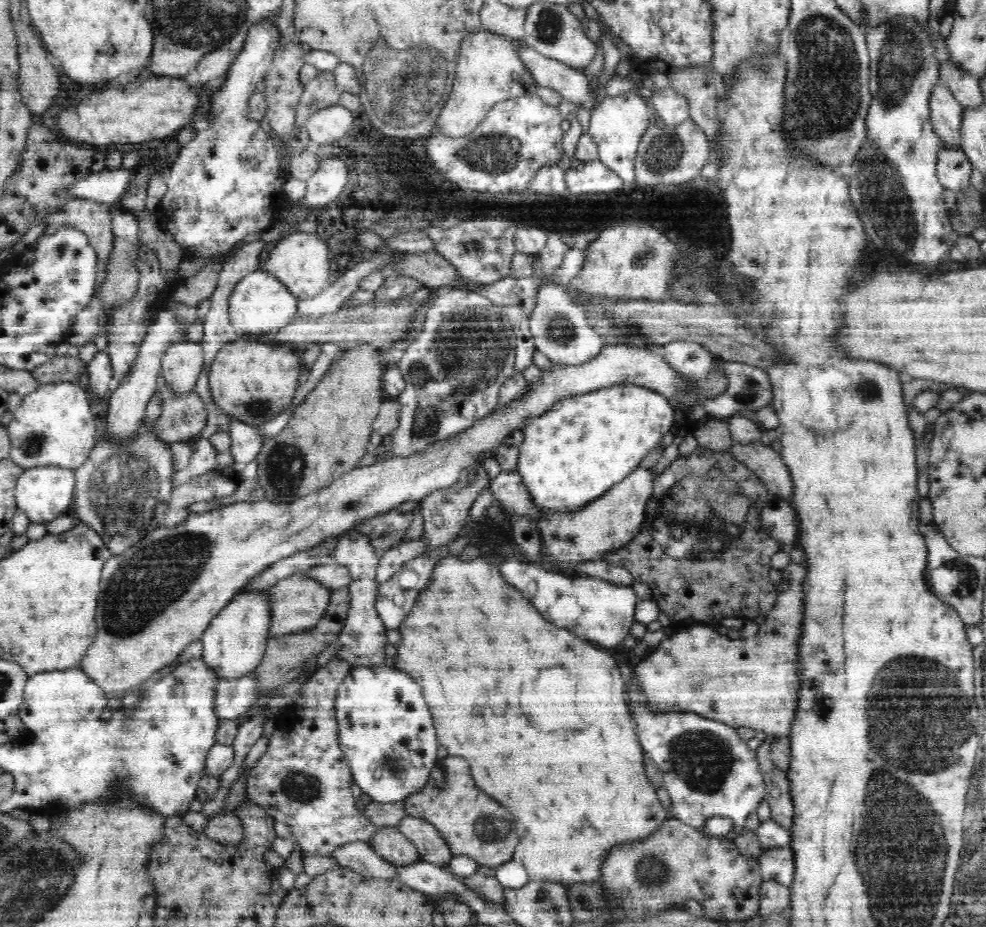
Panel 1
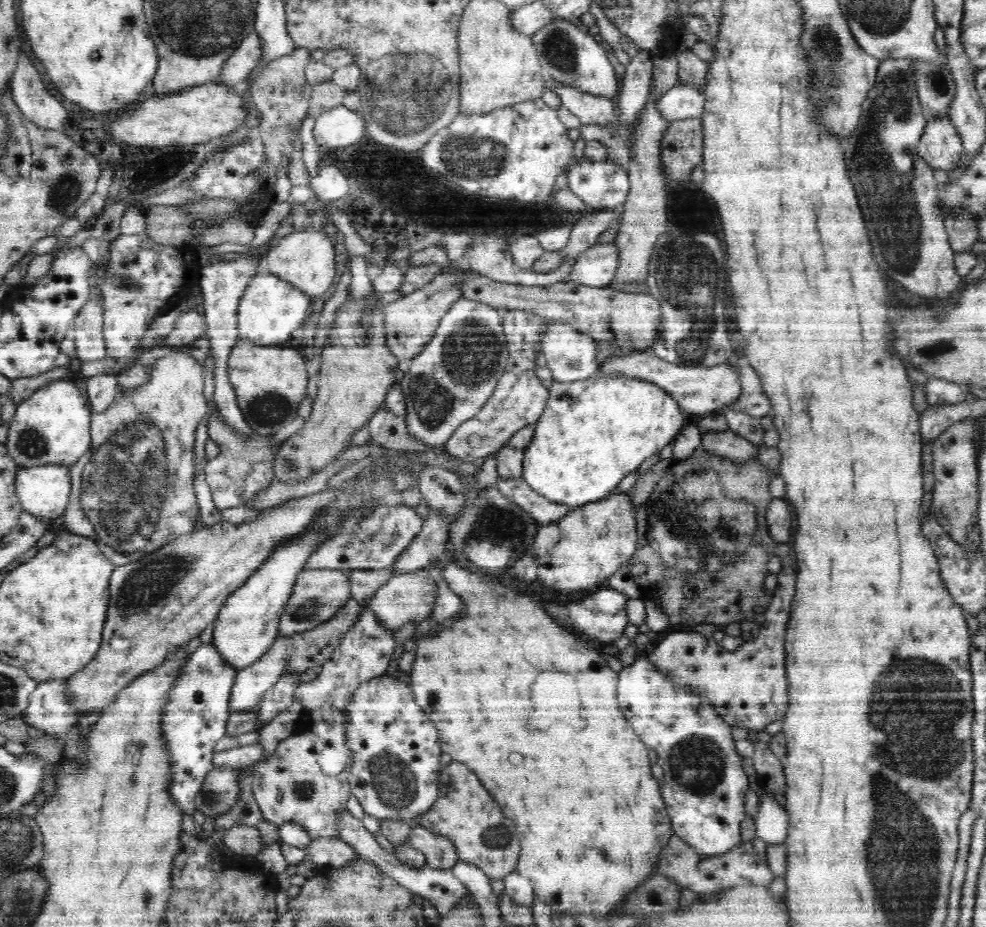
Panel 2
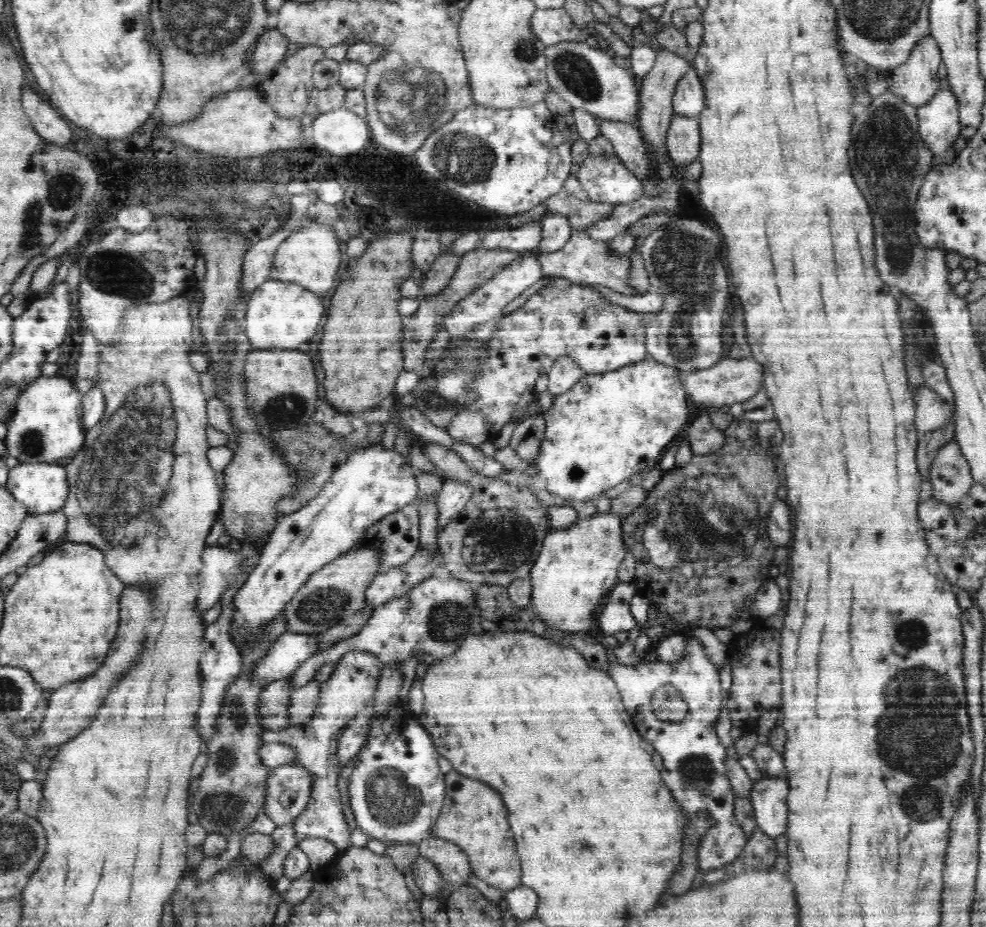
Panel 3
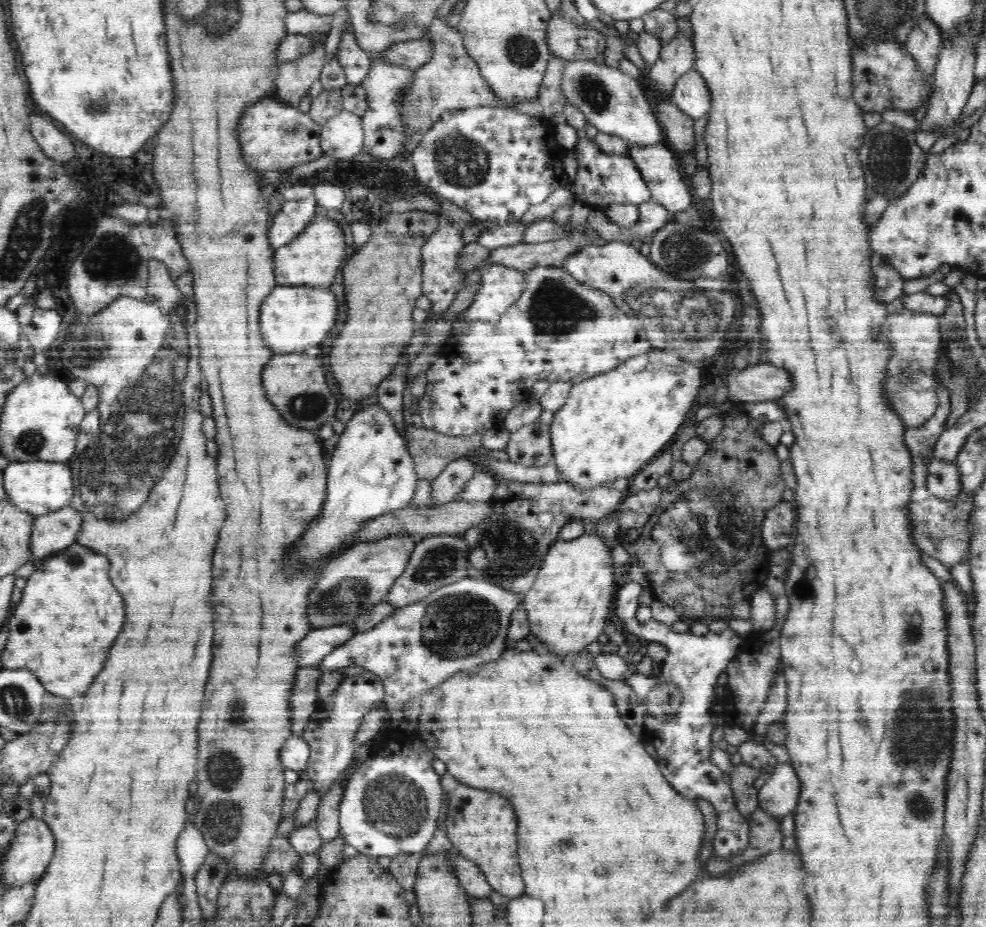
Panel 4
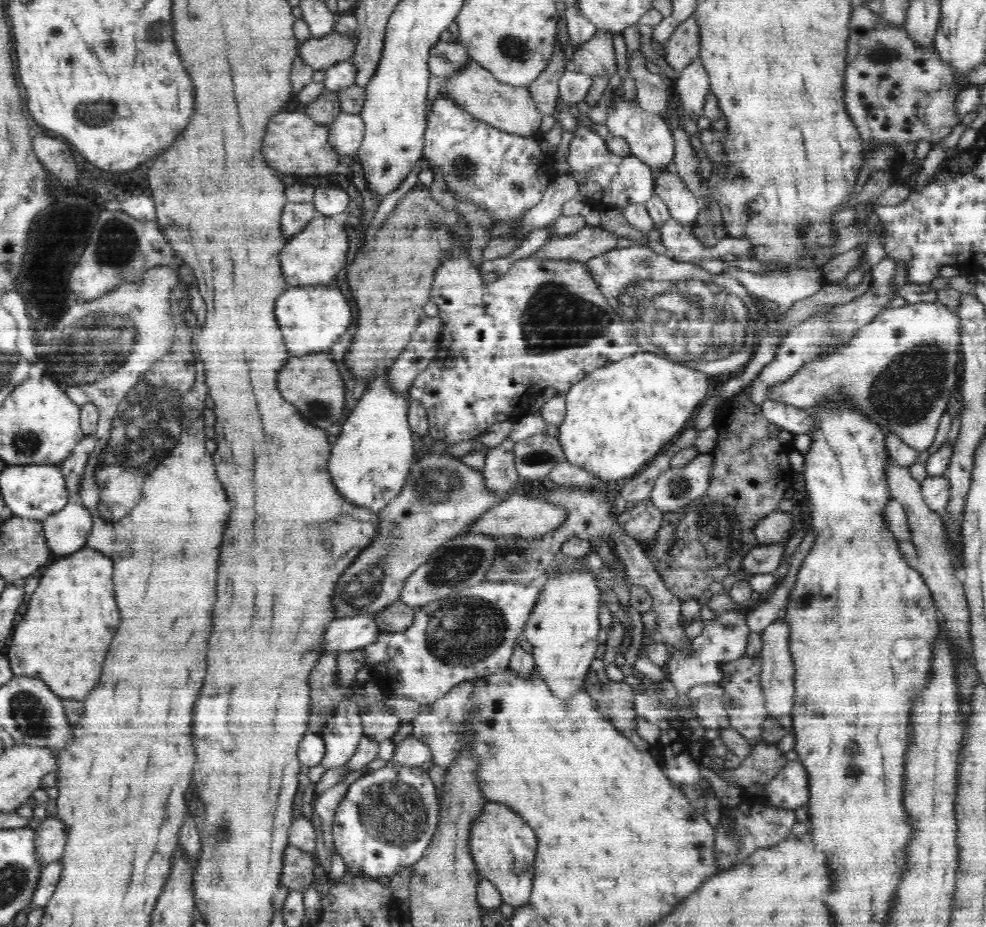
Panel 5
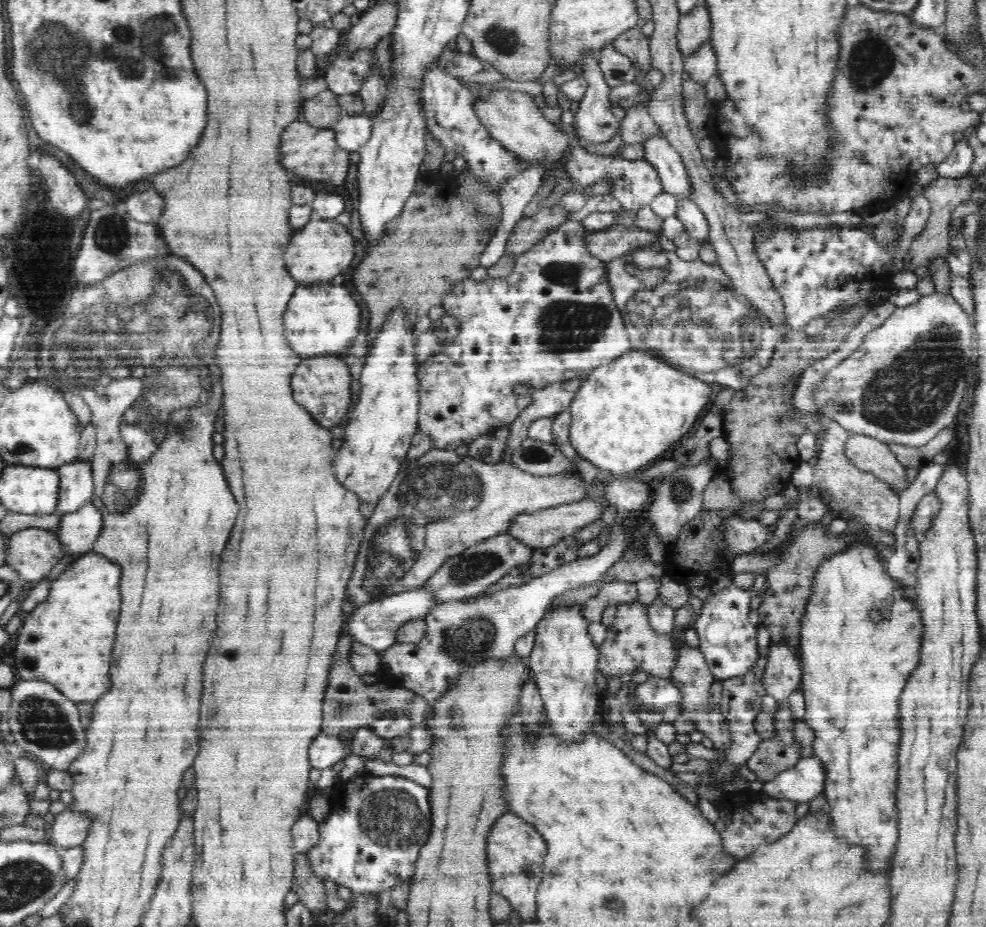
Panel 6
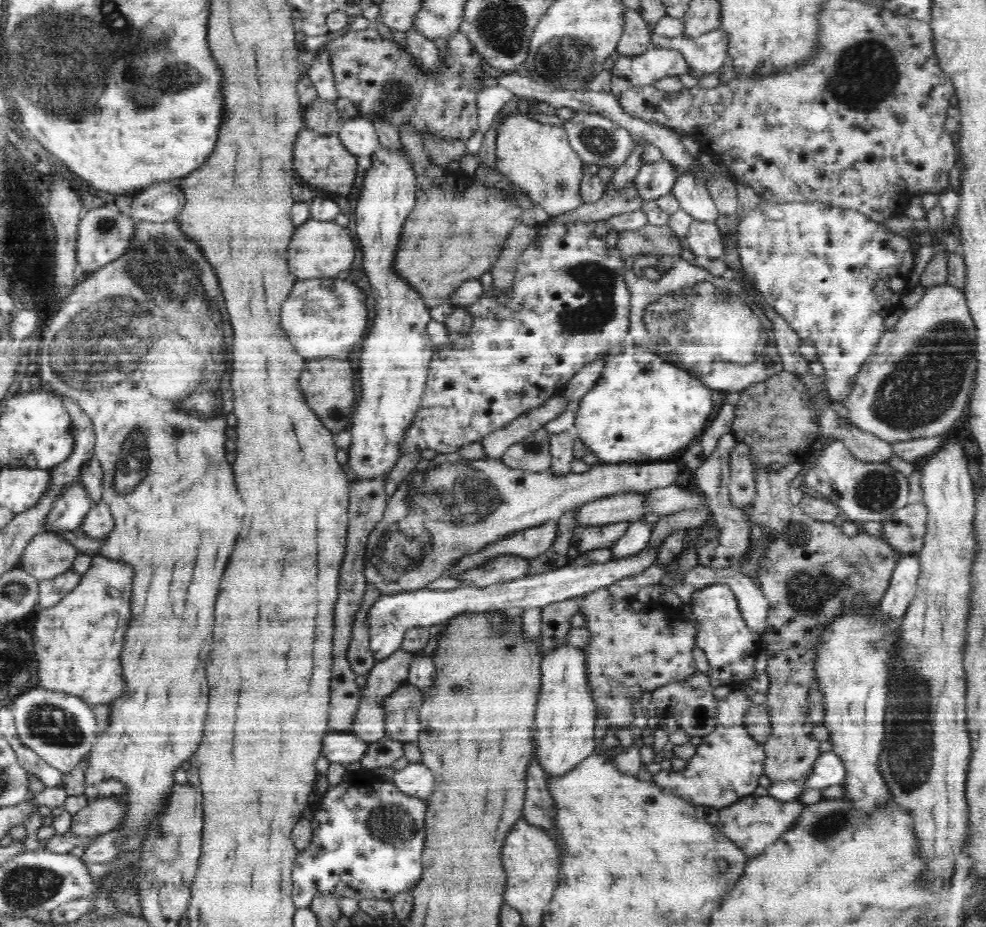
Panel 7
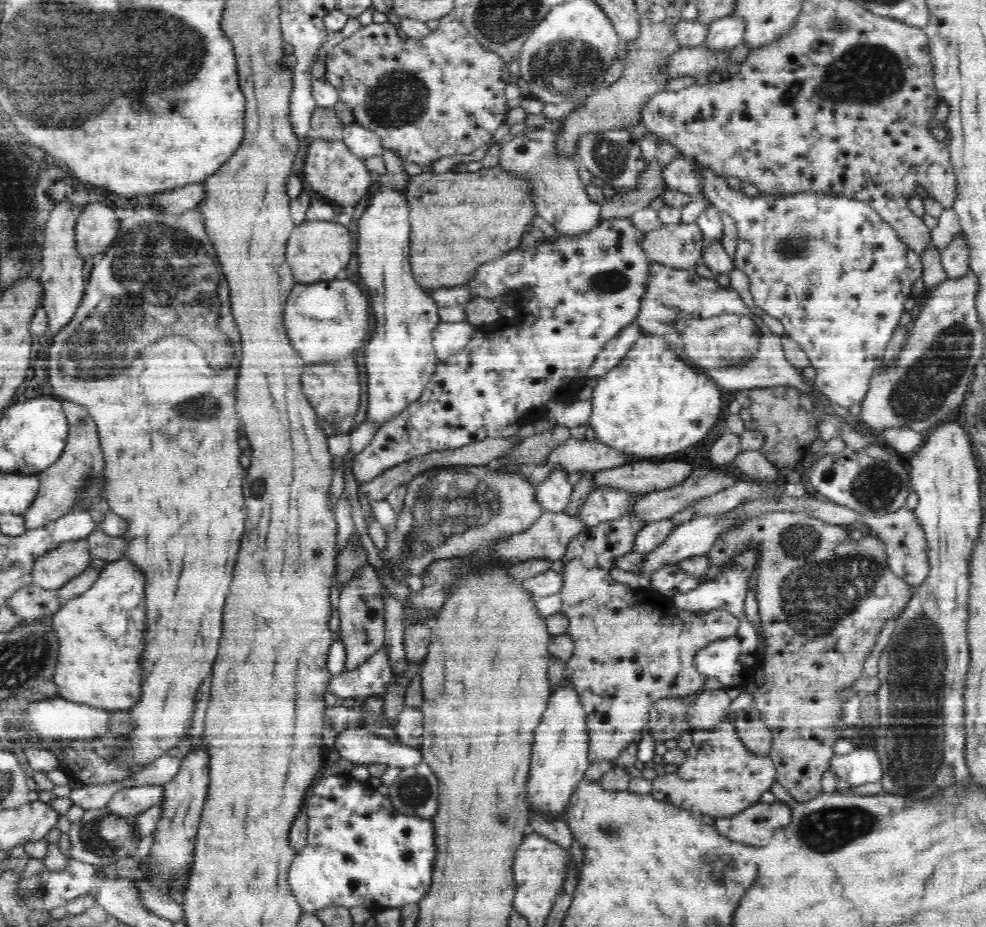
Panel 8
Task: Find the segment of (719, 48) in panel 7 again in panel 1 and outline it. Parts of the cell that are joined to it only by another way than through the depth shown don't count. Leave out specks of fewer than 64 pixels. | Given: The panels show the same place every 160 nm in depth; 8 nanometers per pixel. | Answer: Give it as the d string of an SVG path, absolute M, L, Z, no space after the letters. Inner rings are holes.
M671 87L663 91L655 88L651 101L666 127L678 126L689 119L687 100Z

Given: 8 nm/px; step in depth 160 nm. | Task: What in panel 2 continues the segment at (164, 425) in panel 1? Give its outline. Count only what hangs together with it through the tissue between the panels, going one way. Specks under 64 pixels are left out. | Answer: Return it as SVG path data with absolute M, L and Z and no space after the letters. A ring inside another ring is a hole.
M214 400L210 403L210 414L211 420L206 426L208 437L220 447L220 453L216 458L204 461L206 482L210 487L214 504L220 510L245 506L247 500L262 492L270 483L277 481L272 466L274 466L275 452L284 442L279 442L274 436L262 438L254 434L252 437L240 435L224 423Z

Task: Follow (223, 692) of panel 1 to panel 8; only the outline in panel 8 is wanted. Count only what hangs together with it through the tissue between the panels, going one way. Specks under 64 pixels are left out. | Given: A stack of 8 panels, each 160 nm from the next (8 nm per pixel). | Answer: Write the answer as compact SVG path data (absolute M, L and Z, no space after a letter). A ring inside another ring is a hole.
M725 511L722 514L696 517L688 522L676 525L676 530L672 530L672 534L666 542L662 542L659 547L645 553L639 574L644 576L644 578L650 579L652 573L662 569L664 565L674 565L677 562L687 560L687 558L706 556L708 552L715 548L717 543L723 538L723 535L730 533L730 530L736 530L736 528L752 522L754 518L756 518L756 515L736 515L734 517L732 513ZM380 647L376 654L369 656L354 671L344 670L337 676L332 675L328 686L339 700L350 697L362 699L367 696L384 694L393 680L392 663L390 663L388 651L386 651L386 647Z

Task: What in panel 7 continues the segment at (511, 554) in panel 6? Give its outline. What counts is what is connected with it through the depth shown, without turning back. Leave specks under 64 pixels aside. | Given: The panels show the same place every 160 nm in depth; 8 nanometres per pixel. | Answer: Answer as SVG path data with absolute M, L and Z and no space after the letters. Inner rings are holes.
M504 555L482 568L474 568L466 572L462 578L458 578L464 585L473 585L475 587L485 587L516 580L526 576L528 572L529 559Z

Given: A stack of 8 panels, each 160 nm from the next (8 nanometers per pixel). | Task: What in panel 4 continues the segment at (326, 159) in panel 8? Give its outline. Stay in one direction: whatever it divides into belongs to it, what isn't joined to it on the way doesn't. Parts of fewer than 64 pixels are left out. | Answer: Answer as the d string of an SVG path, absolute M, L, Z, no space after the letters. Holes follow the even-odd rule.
M263 98L248 108L240 122L240 140L244 161L250 167L275 175L280 168L292 168L302 162L312 162L324 154L320 133L322 125L314 122L309 113L277 99Z

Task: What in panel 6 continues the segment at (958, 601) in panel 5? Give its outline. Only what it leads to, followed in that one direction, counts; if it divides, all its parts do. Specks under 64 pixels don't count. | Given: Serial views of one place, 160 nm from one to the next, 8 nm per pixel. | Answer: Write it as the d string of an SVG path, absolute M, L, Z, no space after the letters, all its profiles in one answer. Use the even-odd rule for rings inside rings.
M864 434L851 436L846 442L845 453L852 465L889 484L896 494L908 488L907 468L897 460L888 444Z

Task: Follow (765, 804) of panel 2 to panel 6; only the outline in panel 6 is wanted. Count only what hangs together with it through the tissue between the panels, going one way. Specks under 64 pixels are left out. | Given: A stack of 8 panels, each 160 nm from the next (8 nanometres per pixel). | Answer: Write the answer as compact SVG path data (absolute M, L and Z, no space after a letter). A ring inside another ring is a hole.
M813 756L803 758L798 764L783 770L774 780L763 783L764 792L778 800L807 802L823 792L824 765Z

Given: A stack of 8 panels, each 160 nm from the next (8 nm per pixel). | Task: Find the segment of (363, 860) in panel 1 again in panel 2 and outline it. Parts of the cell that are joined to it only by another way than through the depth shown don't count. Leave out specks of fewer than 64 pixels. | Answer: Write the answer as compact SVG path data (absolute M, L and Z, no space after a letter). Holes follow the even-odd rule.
M318 838L310 842L305 850L314 866L325 868L343 867L360 855L354 850L354 847L336 838Z

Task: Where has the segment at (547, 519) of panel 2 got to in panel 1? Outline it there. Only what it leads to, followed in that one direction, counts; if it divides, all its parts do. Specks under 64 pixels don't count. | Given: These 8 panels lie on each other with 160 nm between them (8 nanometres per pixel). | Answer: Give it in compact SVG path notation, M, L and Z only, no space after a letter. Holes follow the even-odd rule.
M500 472L500 475L491 480L490 489L492 500L512 514L528 515L536 522L544 514L539 506L533 503L531 494L517 472Z

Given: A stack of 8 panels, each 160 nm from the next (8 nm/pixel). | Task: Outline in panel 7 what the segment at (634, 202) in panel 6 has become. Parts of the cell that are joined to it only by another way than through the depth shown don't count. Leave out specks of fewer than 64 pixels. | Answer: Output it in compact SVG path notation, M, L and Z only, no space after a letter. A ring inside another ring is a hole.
M668 160L655 163L644 163L634 177L633 184L639 198L642 200L656 200L671 192L678 182L678 170Z

